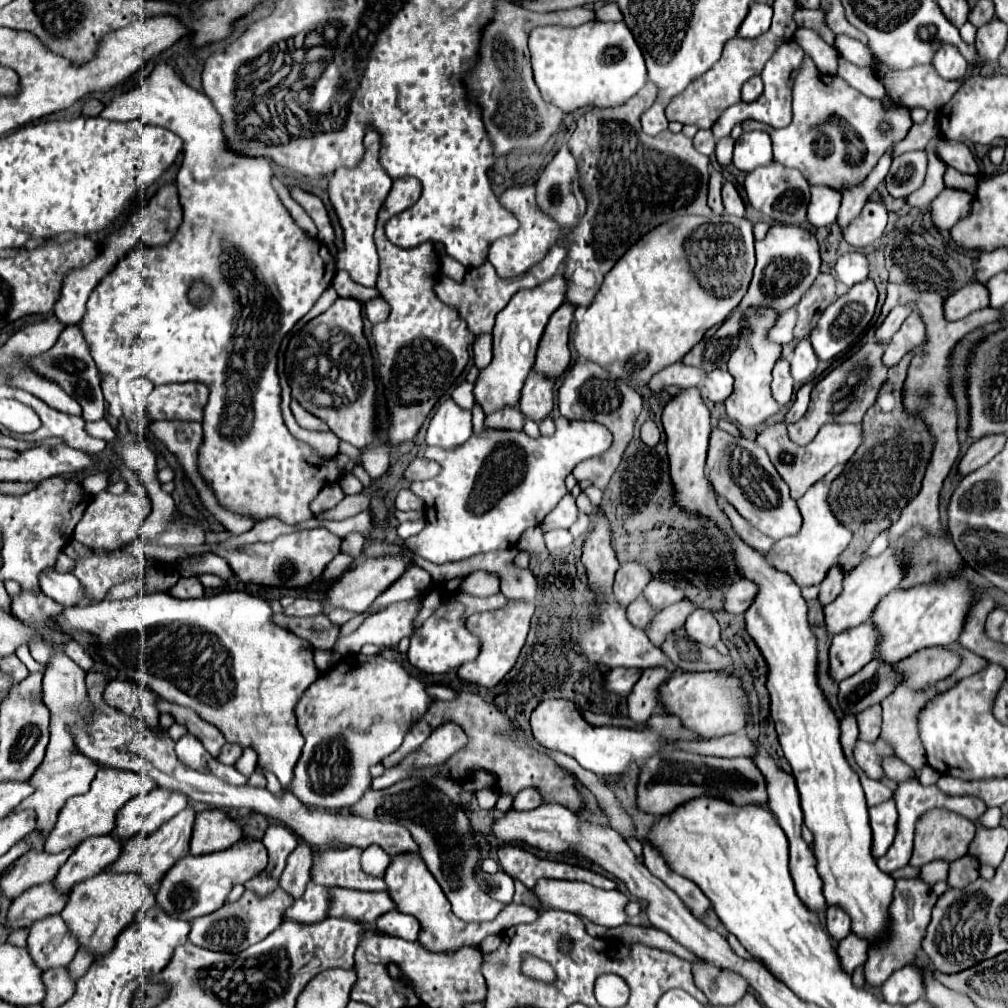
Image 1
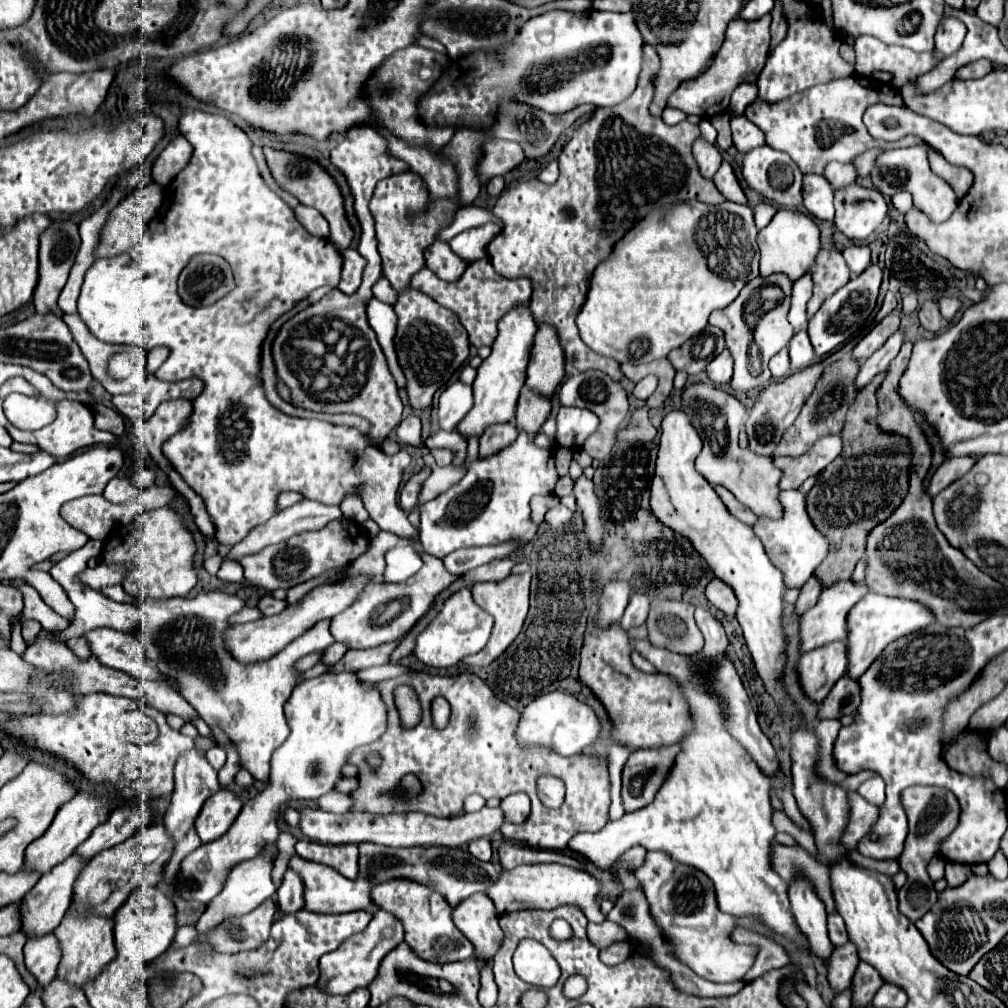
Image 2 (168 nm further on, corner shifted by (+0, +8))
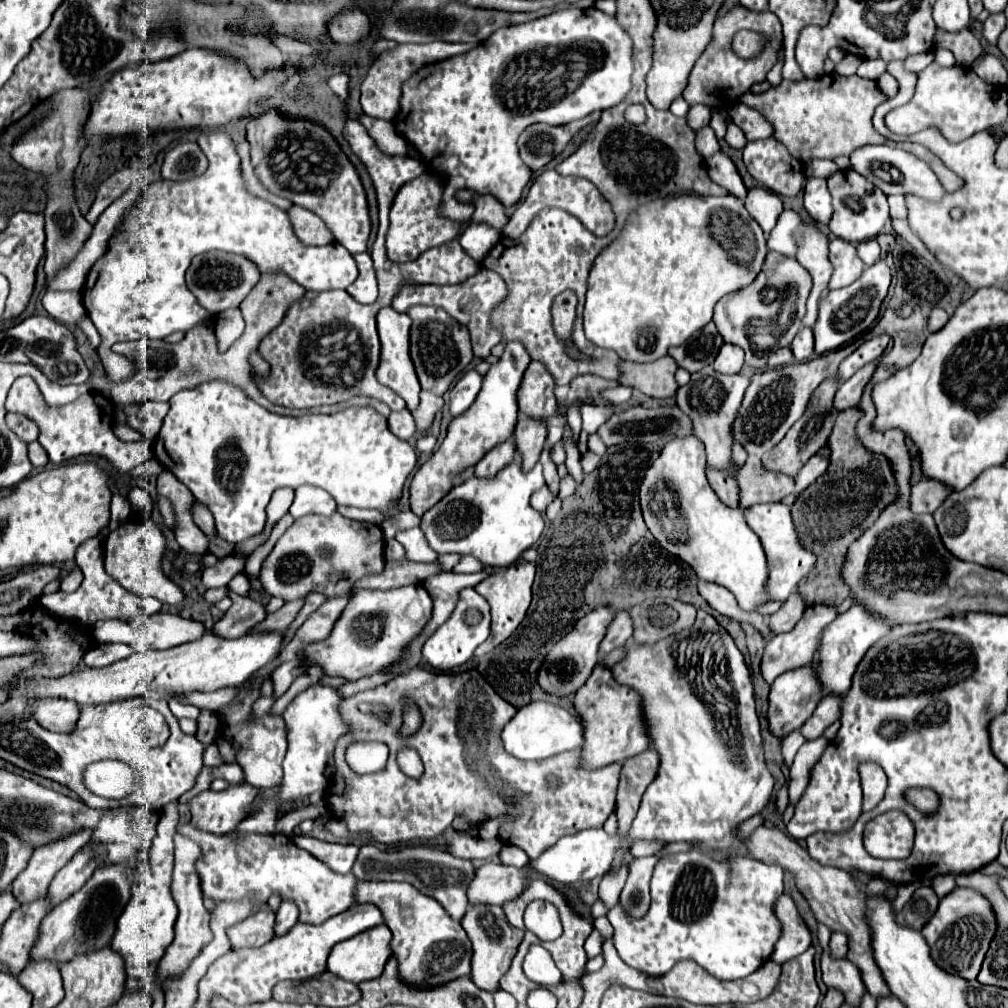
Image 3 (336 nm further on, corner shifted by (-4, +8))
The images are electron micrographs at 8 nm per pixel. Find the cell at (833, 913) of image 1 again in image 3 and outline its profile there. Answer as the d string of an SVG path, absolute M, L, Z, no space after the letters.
M833 933L829 941L829 955L833 959L843 959L847 955L847 937L843 933Z

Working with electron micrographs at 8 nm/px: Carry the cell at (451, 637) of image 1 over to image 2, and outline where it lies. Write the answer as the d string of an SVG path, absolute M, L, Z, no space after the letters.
M463 587L445 599L441 613L437 613L429 625L417 635L413 655L429 667L451 667L457 665L463 657L475 655L485 647L493 629L493 619L473 601L471 589Z

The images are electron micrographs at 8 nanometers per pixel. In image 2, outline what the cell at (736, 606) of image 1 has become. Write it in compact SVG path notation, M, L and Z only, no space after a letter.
M713 579L707 589L705 589L705 595L707 599L717 607L721 609L725 615L735 615L737 611L737 597L735 597L735 591L725 585L725 581L719 581L719 579Z

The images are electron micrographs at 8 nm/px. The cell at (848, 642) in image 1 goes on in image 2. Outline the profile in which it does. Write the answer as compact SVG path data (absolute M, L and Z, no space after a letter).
M833 641L813 651L807 651L799 661L799 675L801 685L811 699L821 703L833 683L845 675L849 665L849 647L845 641Z

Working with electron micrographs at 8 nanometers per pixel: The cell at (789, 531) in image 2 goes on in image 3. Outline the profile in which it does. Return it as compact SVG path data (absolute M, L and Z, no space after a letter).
M783 503L751 505L745 509L745 519L747 519L747 525L753 529L753 533L757 533L757 537L761 539L761 545L767 557L769 577L765 587L769 591L769 597L773 601L785 601L791 593L795 593L795 587L801 581L801 577L805 577L805 573L809 573L809 569L813 567L813 553L809 553L807 549L801 549L801 541L797 541L797 533L791 521L791 507Z

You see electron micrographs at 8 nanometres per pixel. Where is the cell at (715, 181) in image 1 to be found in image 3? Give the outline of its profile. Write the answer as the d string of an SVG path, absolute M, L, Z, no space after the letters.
M705 125L705 127L701 127L701 129L697 131L695 145L697 145L697 151L701 153L703 159L707 159L707 157L711 157L713 153L719 151L719 143L717 143L715 131L713 131L709 125Z

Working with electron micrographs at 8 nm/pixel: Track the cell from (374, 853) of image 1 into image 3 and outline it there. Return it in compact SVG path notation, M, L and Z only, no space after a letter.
M367 843L359 849L357 861L351 871L359 881L407 881L415 885L421 893L437 899L455 921L461 921L469 907L465 889L469 887L469 881L473 879L475 865L467 859L453 857L447 851L435 851L435 849L425 849L425 847L381 851L375 845Z

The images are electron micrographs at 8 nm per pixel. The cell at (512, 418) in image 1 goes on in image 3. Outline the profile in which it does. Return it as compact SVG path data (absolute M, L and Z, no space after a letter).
M513 439L493 447L477 465L475 465L475 477L495 477L501 469L505 469L515 459Z

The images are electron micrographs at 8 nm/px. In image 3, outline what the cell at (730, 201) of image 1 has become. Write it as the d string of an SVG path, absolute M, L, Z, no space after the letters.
M717 151L717 153L711 155L709 159L705 159L705 165L707 165L709 177L711 177L717 185L725 187L731 195L735 195L735 197L739 197L739 199L743 199L743 197L747 195L747 187L743 185L741 177L739 177L739 173L737 173L737 169L735 169L735 165L733 165L733 161L731 161L725 153Z

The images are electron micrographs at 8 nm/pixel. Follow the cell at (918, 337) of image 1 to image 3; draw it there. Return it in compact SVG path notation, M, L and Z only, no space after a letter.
M873 363L865 365L865 369L859 369L849 381L841 383L839 389L837 389L837 395L833 399L833 407L839 409L839 411L845 411L845 409L851 409L857 405L857 401L861 399L861 393L863 393L863 387L867 385L869 377L873 375Z

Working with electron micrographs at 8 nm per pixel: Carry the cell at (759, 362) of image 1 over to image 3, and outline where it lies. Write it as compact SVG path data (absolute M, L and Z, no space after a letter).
M767 253L765 257L765 263L763 263L763 269L761 273L753 279L751 285L731 293L731 295L725 295L717 305L715 305L715 315L713 315L713 321L717 325L717 331L721 333L723 341L725 343L733 343L733 345L739 345L743 347L745 351L745 363L751 365L753 369L765 369L767 365L767 357L771 351L759 351L751 341L749 341L749 335L747 335L747 323L753 319L753 317L759 317L759 319L775 319L777 313L781 311L783 307L783 299L787 299L787 289L789 287L795 287L795 293L797 293L797 313L795 313L795 319L793 319L793 325L787 329L787 333L781 335L781 339L777 341L777 345L771 349L775 351L777 347L787 347L793 337L797 335L797 331L803 327L801 325L801 319L805 315L805 301L809 297L809 289L811 289L811 281L809 281L809 273L805 273L805 269L799 265L799 261L795 257L789 257L789 255L781 255L781 253Z

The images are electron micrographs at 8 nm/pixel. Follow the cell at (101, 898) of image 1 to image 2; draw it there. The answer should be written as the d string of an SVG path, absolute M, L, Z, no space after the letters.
M93 909L69 911L63 917L61 925L53 931L61 941L61 951L63 951L63 959L59 963L59 975L65 977L67 981L73 981L79 987L85 981L91 981L103 969L103 965L107 965L115 957L113 927L115 927L113 917L97 915Z

